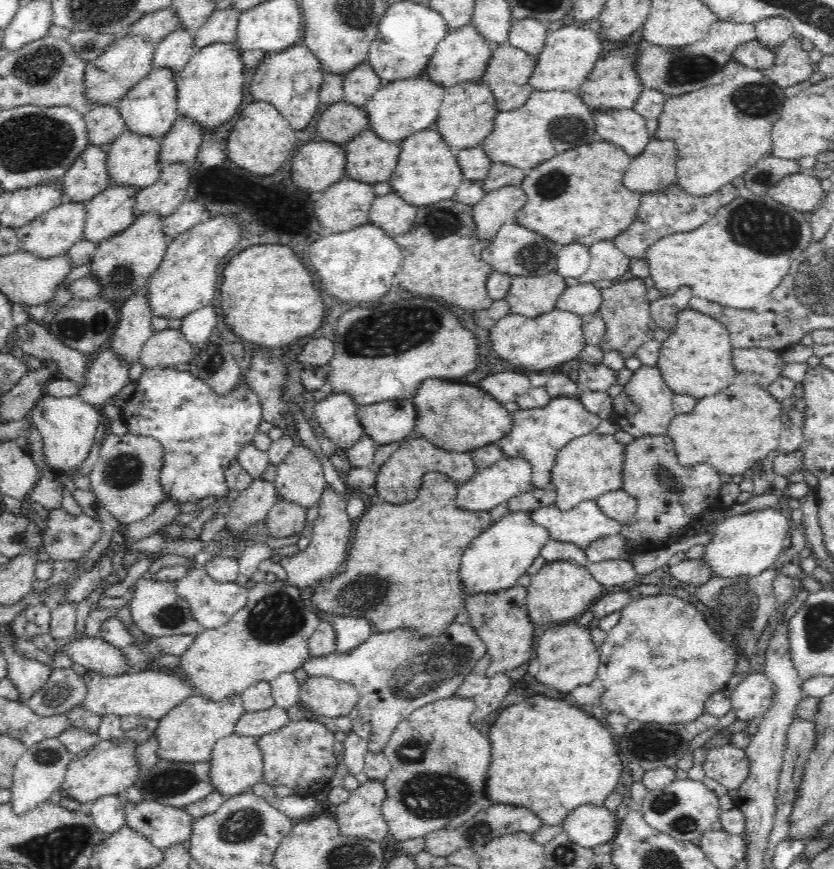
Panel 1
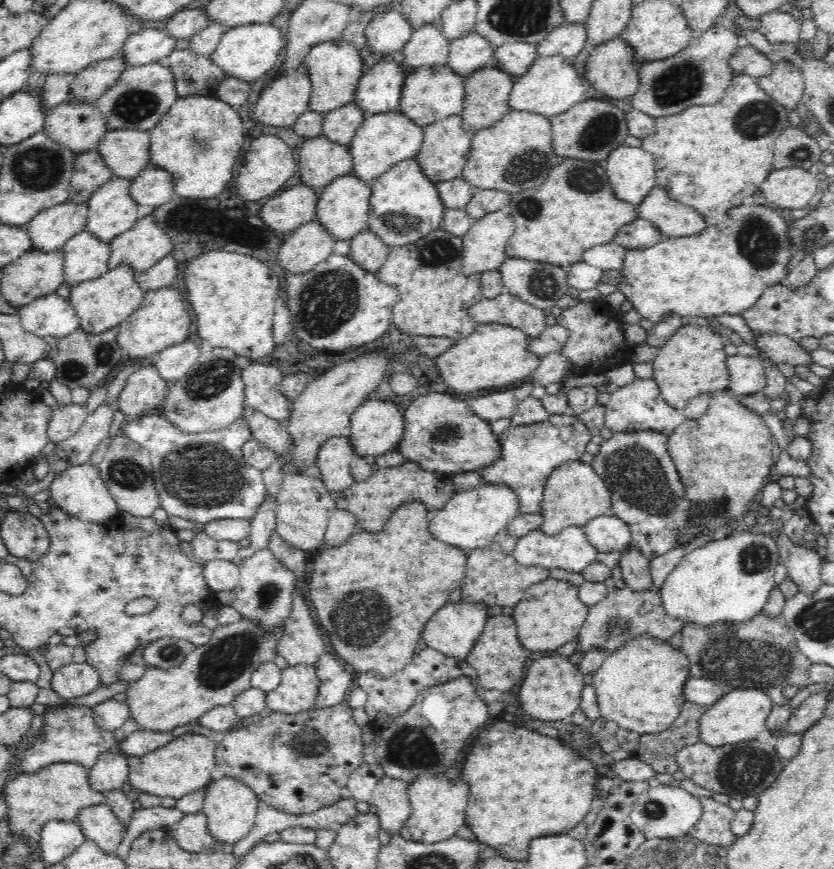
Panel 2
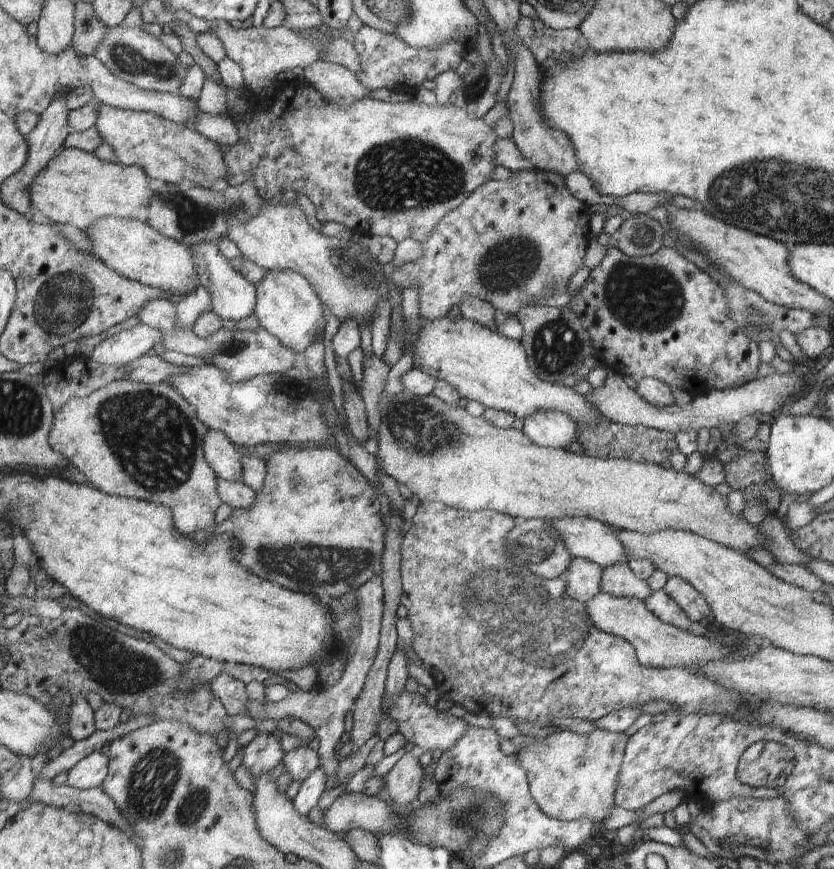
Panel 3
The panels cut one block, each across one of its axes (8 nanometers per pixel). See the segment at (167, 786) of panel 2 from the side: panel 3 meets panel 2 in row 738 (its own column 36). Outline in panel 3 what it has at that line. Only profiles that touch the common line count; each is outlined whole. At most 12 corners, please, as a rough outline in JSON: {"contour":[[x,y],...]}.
{"contour":[[66,148],[36,174],[30,203],[86,231],[146,222],[154,198],[138,166]]}

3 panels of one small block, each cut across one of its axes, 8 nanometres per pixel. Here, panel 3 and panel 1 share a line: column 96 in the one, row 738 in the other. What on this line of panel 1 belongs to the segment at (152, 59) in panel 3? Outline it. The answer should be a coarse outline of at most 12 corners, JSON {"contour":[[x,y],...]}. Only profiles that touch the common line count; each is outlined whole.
{"contour":[[58,737],[27,750],[14,768],[17,816],[62,786],[72,760]]}

